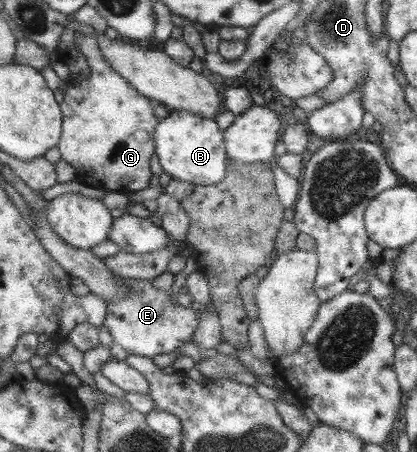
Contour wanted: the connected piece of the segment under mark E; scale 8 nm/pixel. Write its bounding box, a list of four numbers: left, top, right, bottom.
[104,277,201,358]

